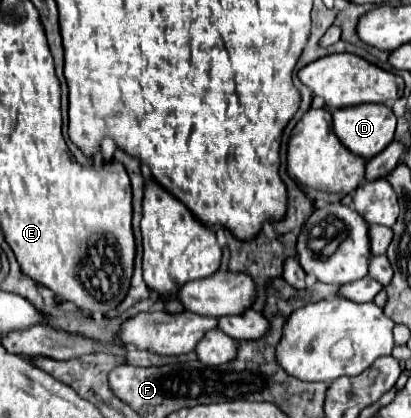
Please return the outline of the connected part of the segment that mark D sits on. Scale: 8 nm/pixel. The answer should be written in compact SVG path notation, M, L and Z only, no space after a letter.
M363 103L357 107L343 107L333 111L333 131L351 153L369 161L393 141L395 115L387 105L381 105L381 103Z

